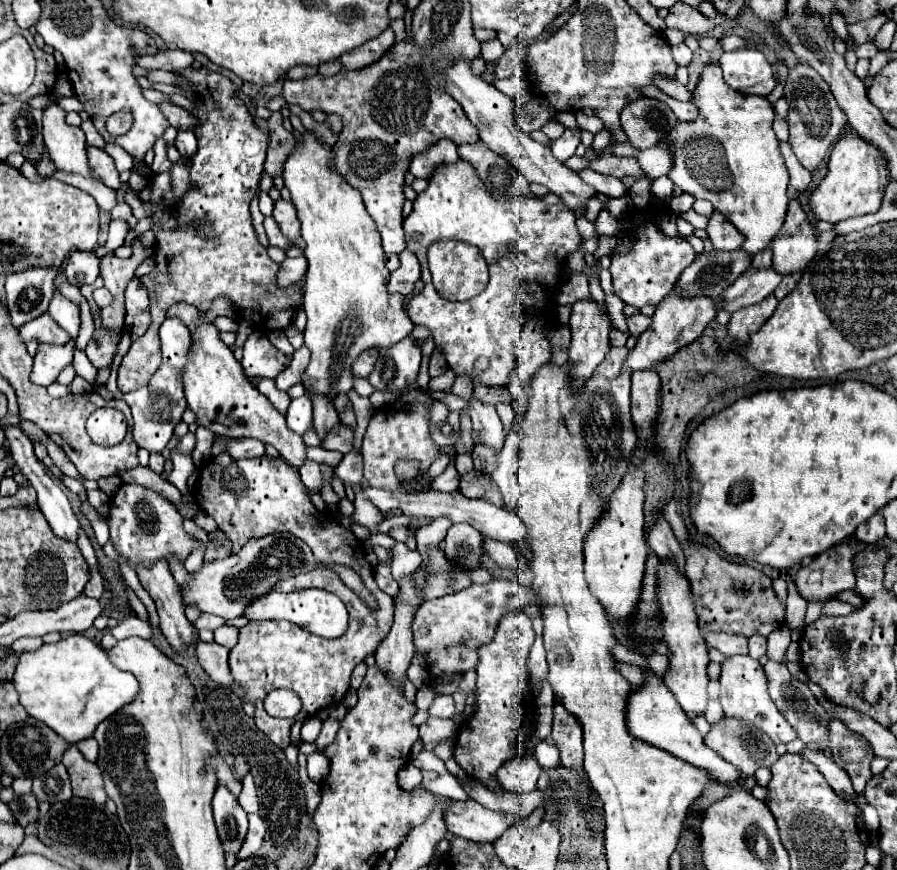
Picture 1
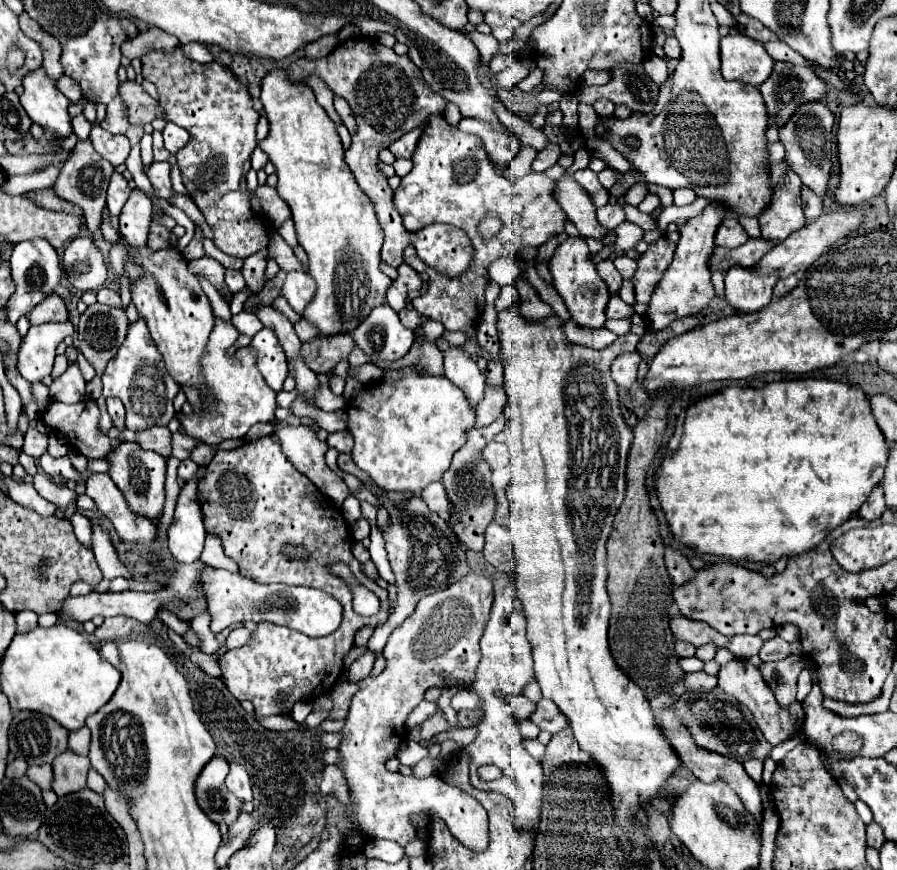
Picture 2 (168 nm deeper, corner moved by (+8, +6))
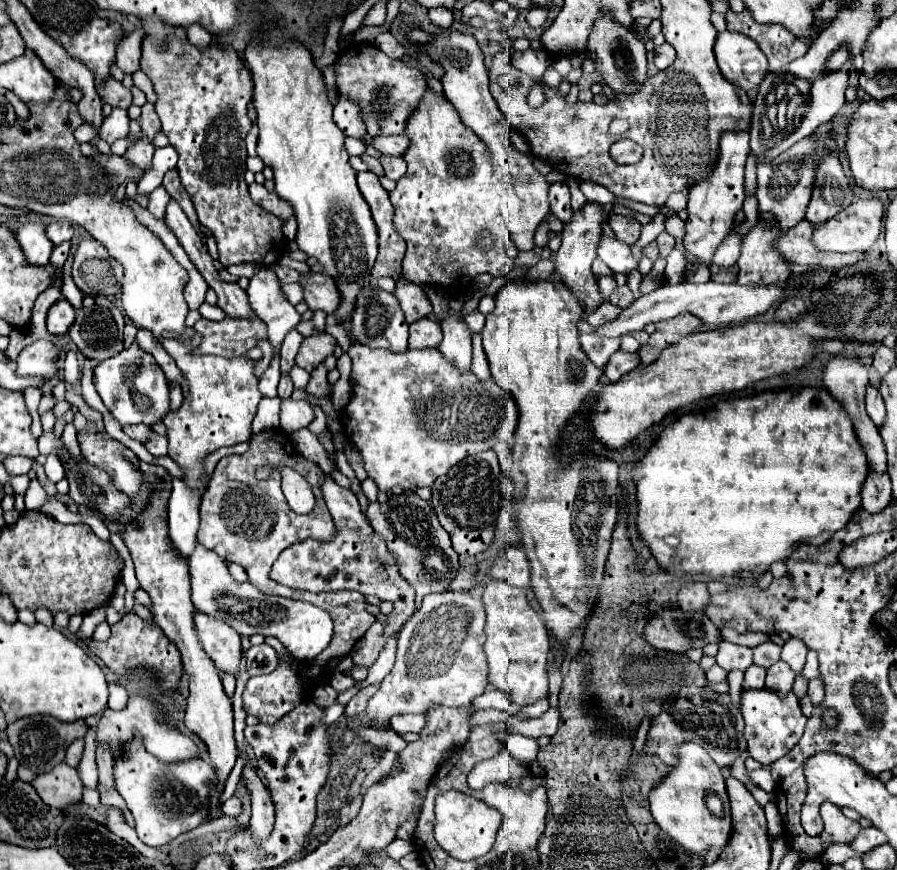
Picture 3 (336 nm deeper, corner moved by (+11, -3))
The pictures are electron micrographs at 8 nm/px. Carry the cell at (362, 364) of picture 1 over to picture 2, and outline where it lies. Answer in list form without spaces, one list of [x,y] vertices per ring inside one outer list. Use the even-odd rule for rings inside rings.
[[[336,333],[336,337],[316,335],[314,339],[302,343],[300,357],[314,373],[330,373],[340,359],[350,355],[354,345],[356,343],[350,333]]]

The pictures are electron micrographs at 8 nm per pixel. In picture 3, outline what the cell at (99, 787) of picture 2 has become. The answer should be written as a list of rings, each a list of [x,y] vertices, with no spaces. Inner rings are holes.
[[[93,728],[85,734],[85,754],[77,766],[81,782],[85,788],[97,788],[97,764],[95,764],[95,750],[93,750]]]

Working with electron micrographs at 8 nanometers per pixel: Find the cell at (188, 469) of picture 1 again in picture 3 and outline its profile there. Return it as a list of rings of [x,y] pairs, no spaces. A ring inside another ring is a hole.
[[[153,432],[153,438],[149,438],[149,442],[145,444],[145,448],[147,448],[153,456],[167,456],[167,438]]]

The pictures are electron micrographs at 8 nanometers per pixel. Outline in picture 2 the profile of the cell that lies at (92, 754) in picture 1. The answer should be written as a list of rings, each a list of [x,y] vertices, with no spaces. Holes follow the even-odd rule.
[[[86,725],[70,733],[70,737],[68,737],[68,747],[70,747],[70,751],[74,751],[74,753],[78,753],[78,755],[88,755],[90,733],[88,733],[88,727],[86,727]]]

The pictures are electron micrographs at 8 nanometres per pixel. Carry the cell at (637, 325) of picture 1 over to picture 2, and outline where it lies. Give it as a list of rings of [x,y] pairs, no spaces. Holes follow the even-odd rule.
[[[612,295],[608,305],[606,305],[606,317],[608,319],[622,319],[622,317],[630,317],[634,311],[628,303],[624,303],[618,295]]]

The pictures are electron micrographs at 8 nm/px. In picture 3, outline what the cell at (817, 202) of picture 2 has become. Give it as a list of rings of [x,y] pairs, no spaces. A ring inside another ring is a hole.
[[[803,220],[793,230],[787,230],[781,234],[771,246],[789,262],[799,266],[823,266],[823,268],[837,268],[837,266],[849,266],[865,258],[865,252],[861,254],[825,254],[821,250],[813,250],[811,244],[813,224]]]

